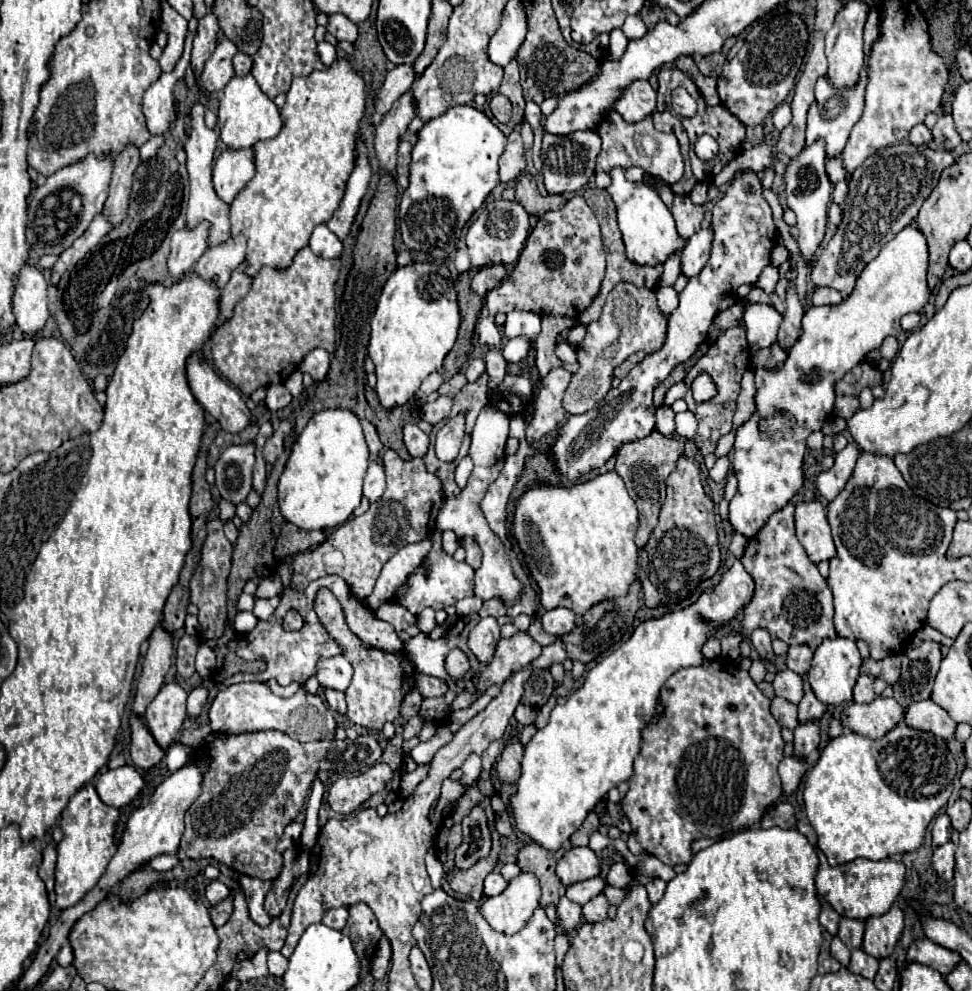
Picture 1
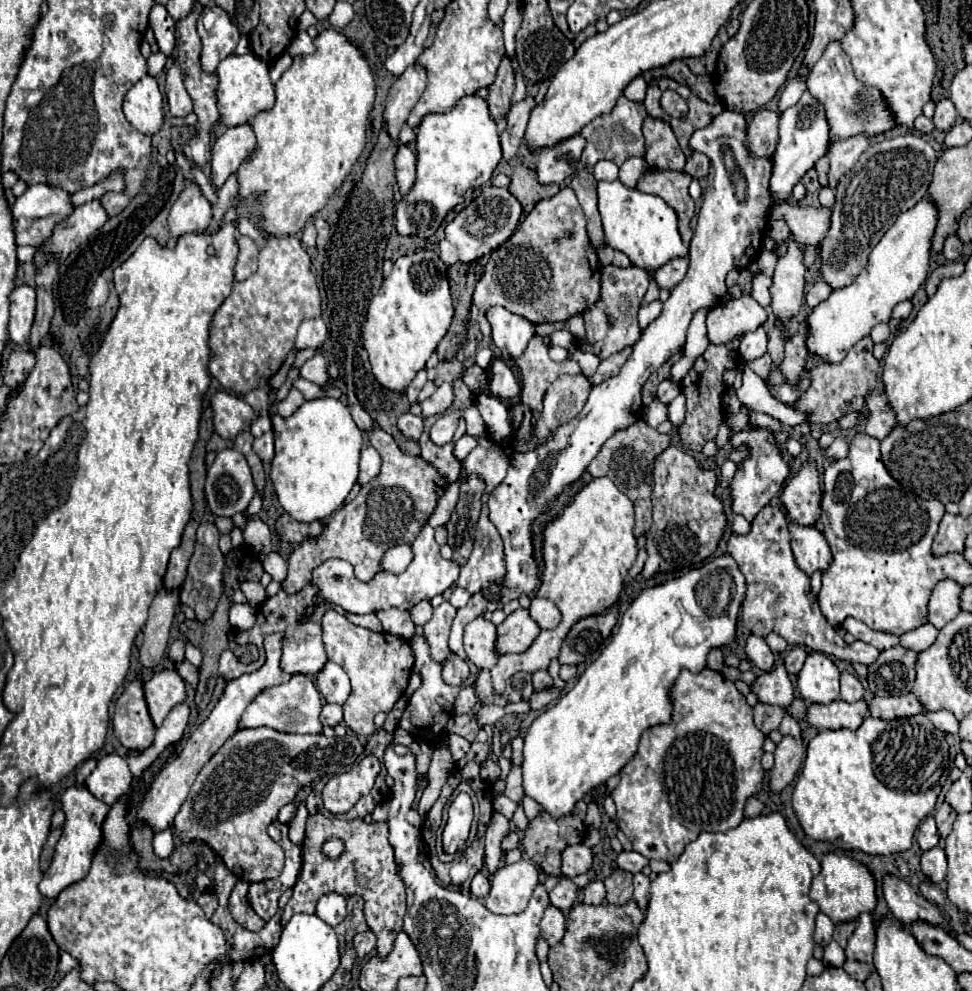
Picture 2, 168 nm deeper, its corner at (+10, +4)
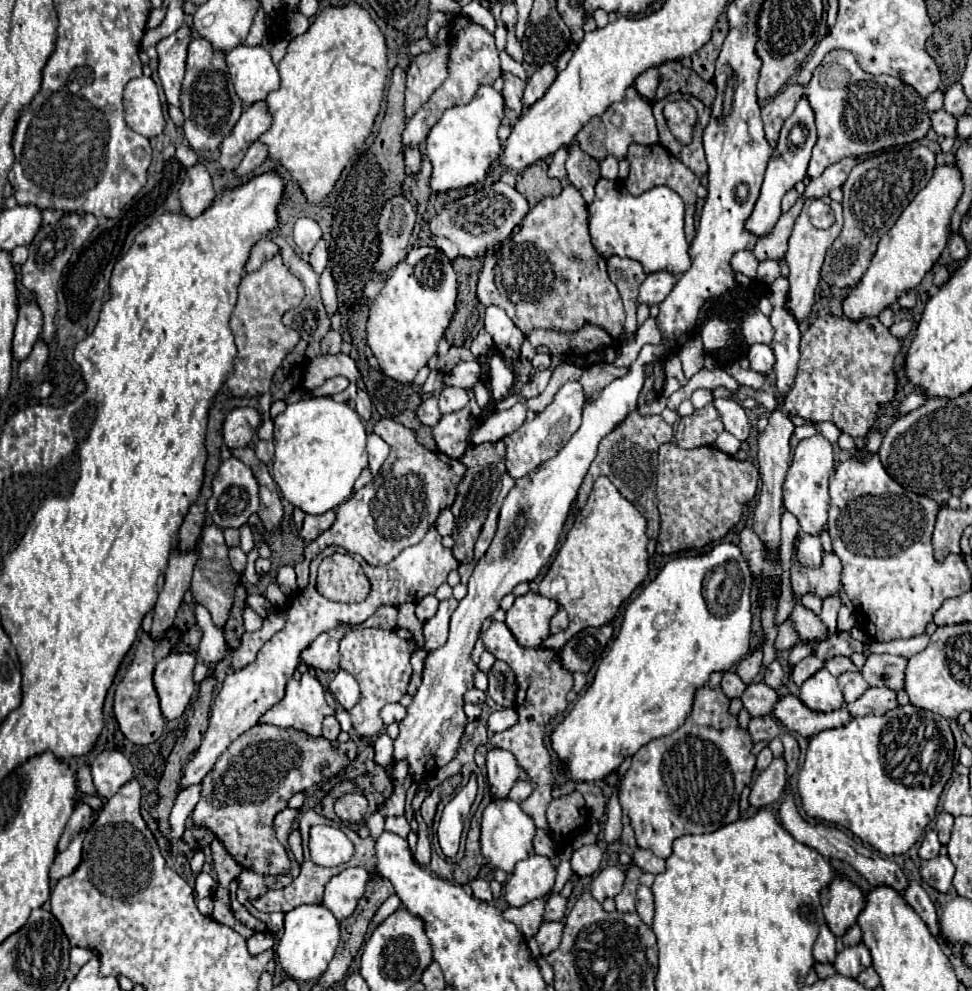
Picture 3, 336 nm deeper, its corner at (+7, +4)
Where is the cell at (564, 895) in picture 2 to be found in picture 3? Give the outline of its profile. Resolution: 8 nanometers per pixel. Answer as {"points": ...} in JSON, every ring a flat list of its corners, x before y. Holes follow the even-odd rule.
{"points":[[554,894,548,902,546,902,546,908,544,908,544,920,550,922,550,920,560,920,564,918,564,912,566,912,566,898,562,898,560,894]]}

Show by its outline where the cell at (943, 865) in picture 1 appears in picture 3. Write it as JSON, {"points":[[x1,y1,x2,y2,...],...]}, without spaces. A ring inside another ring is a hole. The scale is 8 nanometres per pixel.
{"points":[[936,856,934,860,924,862,920,874,922,874,922,880,930,884,934,890,948,892,954,878,954,864,950,862,948,856]]}

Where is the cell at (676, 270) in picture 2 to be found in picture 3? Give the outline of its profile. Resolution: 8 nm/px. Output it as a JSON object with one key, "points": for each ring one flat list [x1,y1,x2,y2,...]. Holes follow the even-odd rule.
{"points":[[670,272,648,274,646,280,640,286,638,304,646,304,646,306,660,304,670,294,670,290,674,288,674,284,676,284,676,276,670,274]]}

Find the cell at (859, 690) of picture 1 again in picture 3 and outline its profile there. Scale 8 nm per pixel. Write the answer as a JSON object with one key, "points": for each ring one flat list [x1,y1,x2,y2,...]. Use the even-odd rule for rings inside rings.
{"points":[[844,672,842,676,838,676,838,682,840,682,840,690,842,690,846,702,856,700,868,688,868,684,860,672]]}

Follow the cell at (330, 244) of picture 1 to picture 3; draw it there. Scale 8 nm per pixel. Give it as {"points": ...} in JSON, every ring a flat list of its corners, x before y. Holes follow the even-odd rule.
{"points":[[300,218,294,224,294,242,302,250,302,254,310,254,314,244,322,238,320,226,312,218]]}

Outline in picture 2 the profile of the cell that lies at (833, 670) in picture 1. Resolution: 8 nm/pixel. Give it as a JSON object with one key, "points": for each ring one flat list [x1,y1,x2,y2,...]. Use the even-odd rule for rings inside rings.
{"points":[[809,652,797,680,803,700,815,704,829,704,839,698,839,668,831,656,823,652]]}

